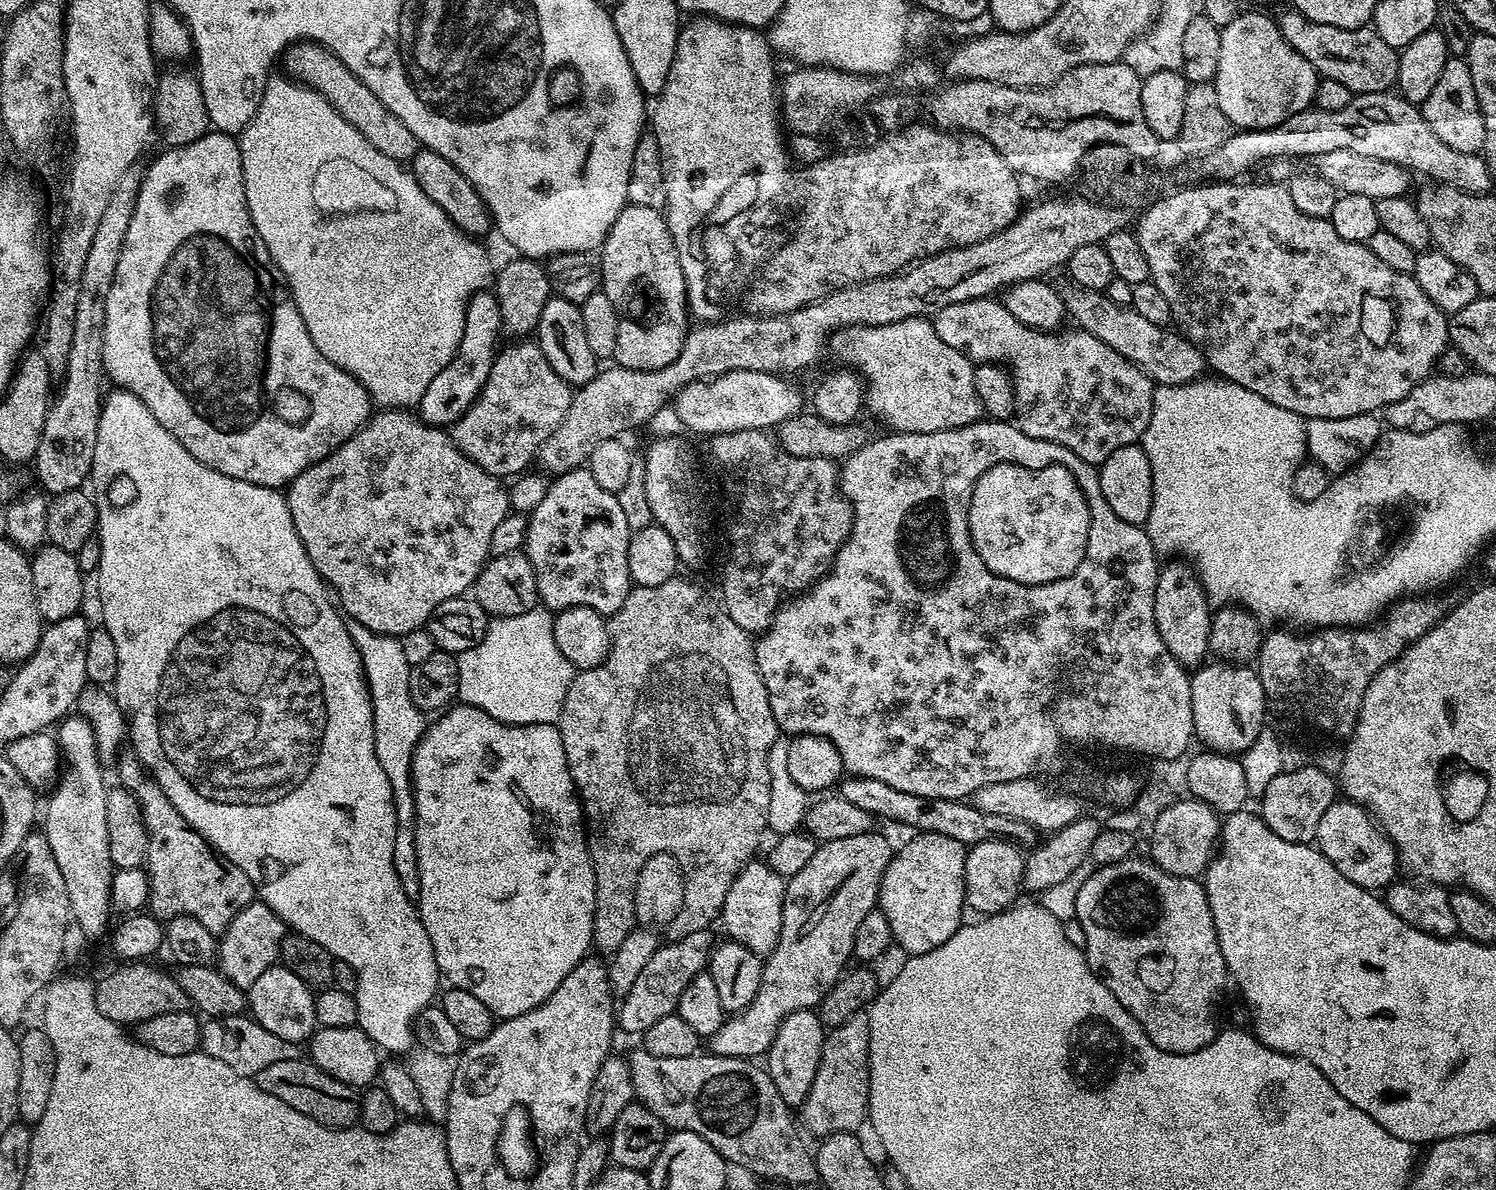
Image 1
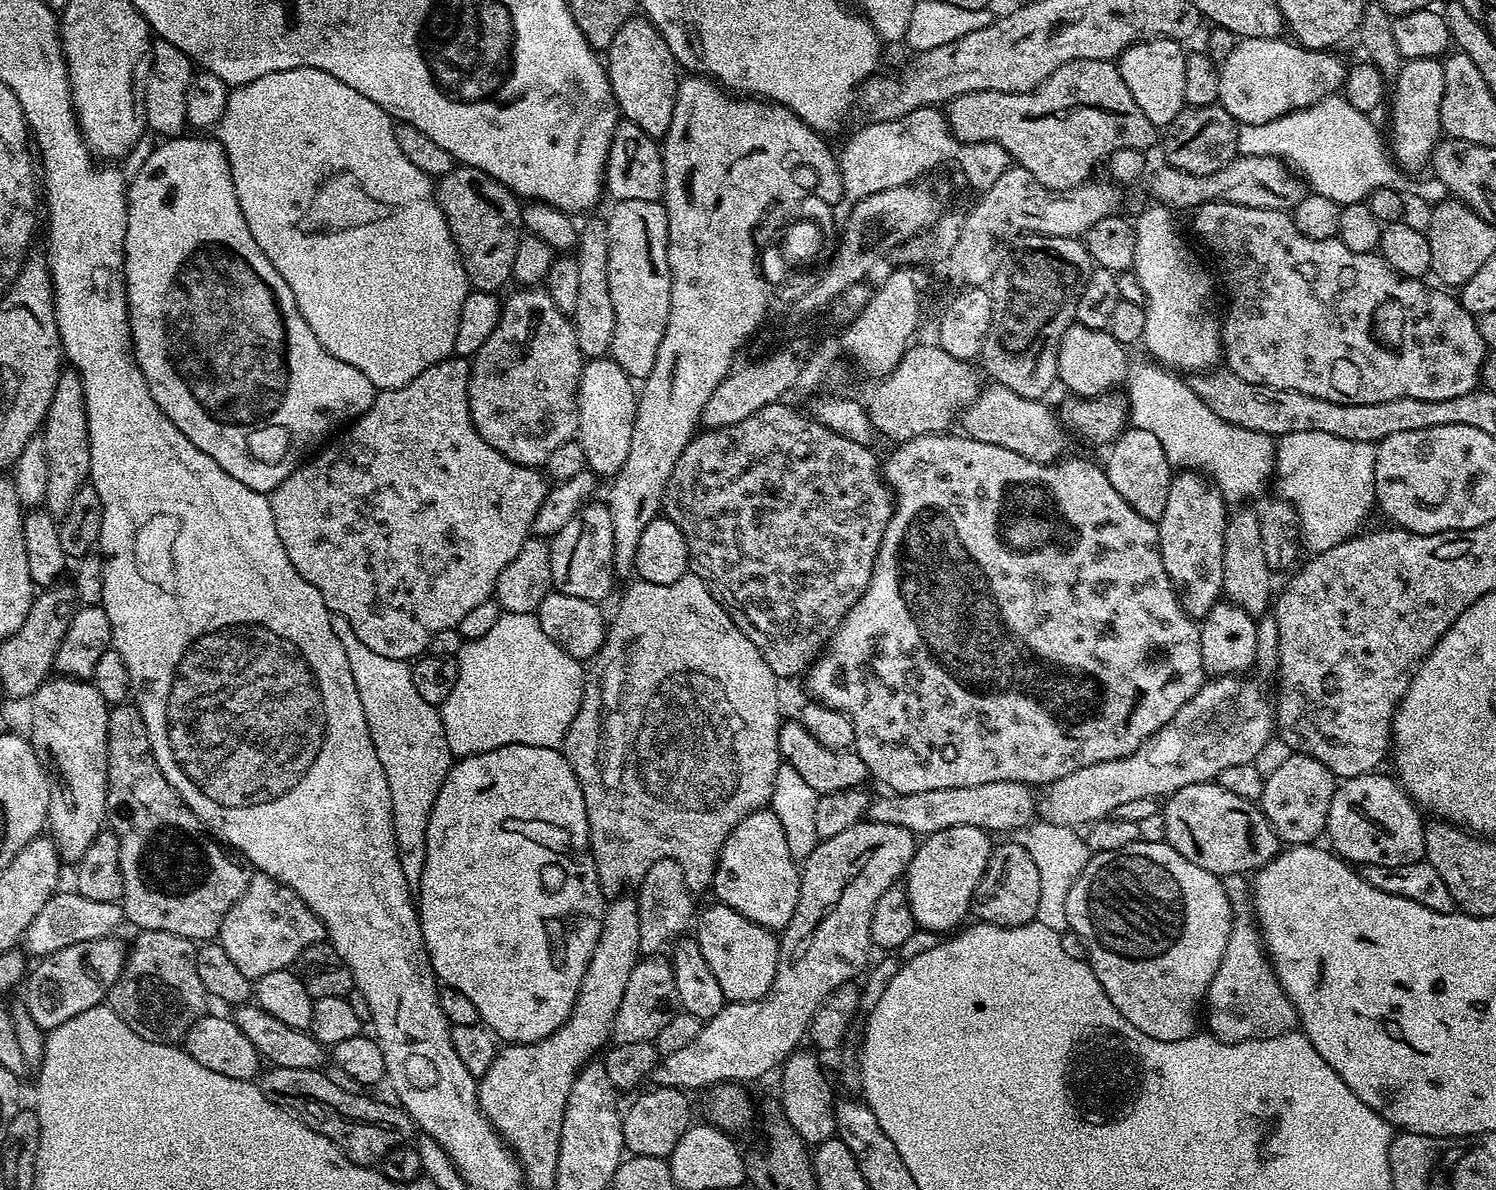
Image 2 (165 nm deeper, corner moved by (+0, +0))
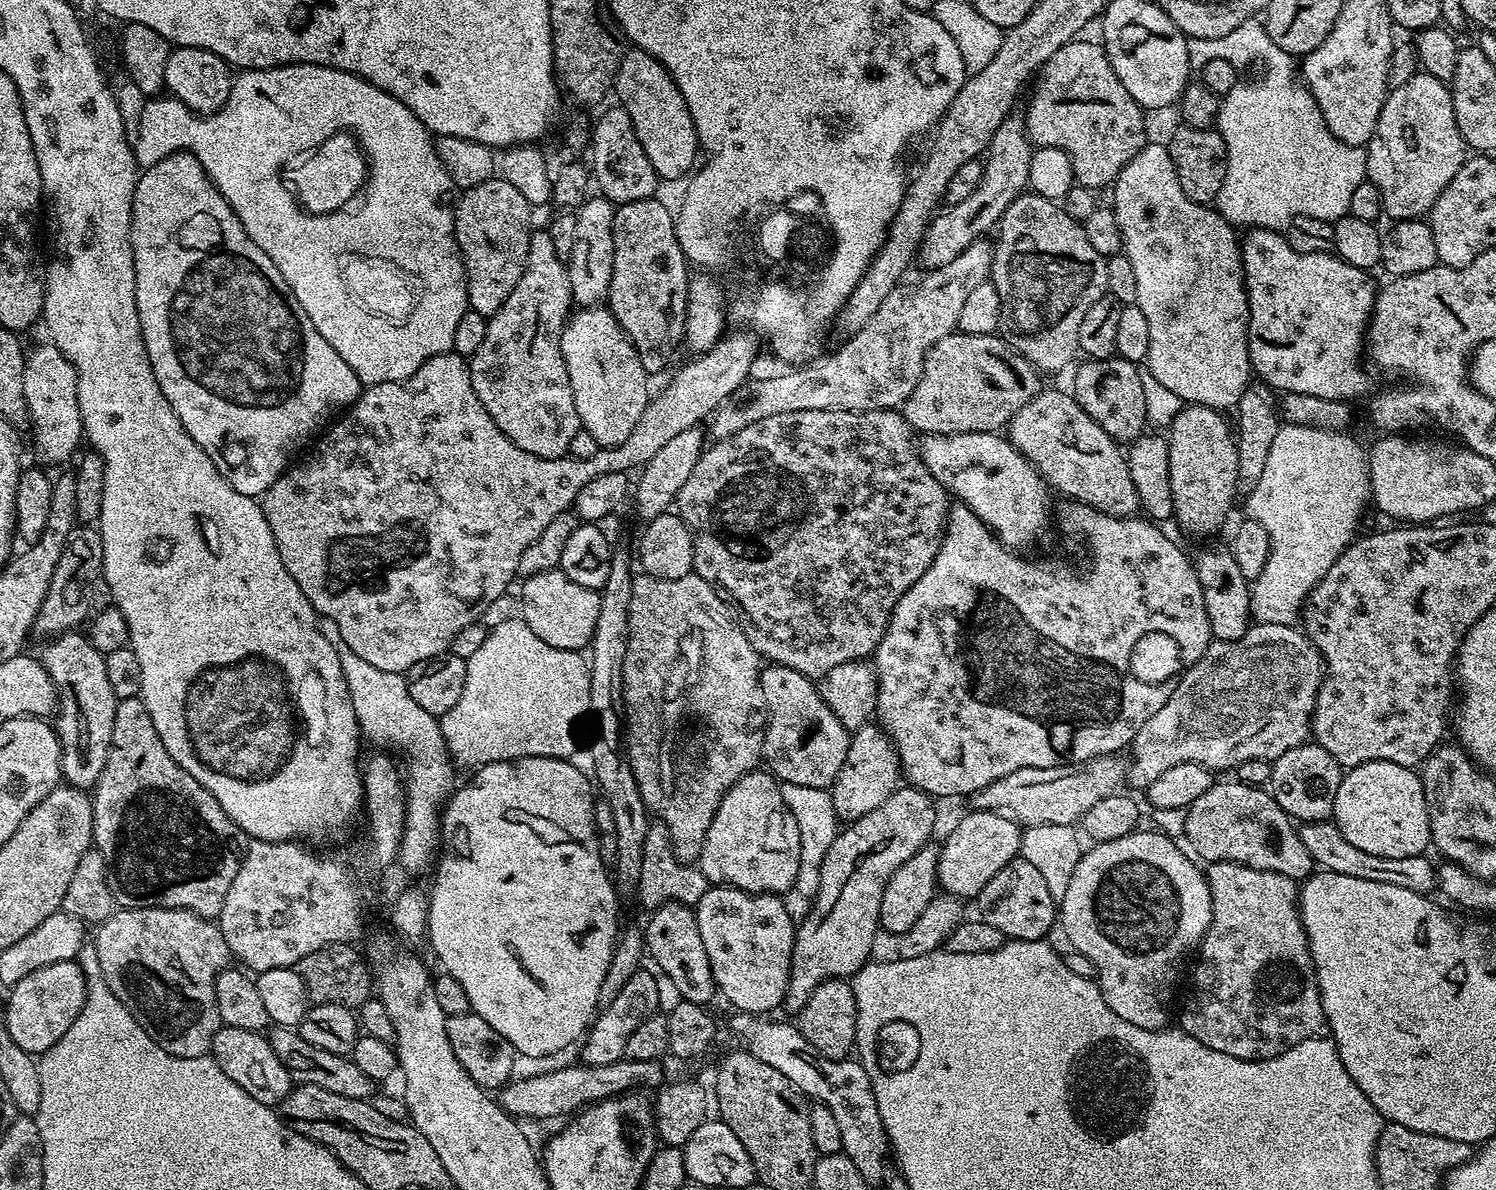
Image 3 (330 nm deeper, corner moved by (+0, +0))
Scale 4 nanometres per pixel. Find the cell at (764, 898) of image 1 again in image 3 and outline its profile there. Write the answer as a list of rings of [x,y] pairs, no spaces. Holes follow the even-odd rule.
[[[767,770],[747,772],[724,795],[706,834],[698,867],[709,885],[741,888],[744,892],[784,894],[798,878],[798,822],[786,806],[777,781]]]

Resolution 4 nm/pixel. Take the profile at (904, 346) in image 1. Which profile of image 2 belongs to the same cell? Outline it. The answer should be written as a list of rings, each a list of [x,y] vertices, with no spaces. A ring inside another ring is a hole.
[[[995,382],[981,387],[980,396],[964,409],[962,413],[963,431],[978,442],[991,442],[994,446],[1006,446],[1006,450],[1014,450],[1026,458],[1040,464],[1057,463],[1065,455],[1064,447],[1070,439],[1069,433],[1055,411],[1047,408],[1044,400],[1022,398],[1022,394],[1014,394],[1006,386]]]

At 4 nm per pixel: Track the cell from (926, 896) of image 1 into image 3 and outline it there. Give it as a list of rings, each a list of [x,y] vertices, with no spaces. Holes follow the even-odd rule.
[[[969,811],[969,816],[964,816],[952,828],[952,833],[945,838],[944,844],[939,845],[940,857],[938,858],[938,870],[936,871],[936,879],[939,887],[943,889],[949,896],[957,898],[975,898],[979,896],[980,891],[986,886],[986,882],[990,882],[990,878],[994,878],[994,874],[998,874],[998,870],[1002,870],[1002,866],[1006,866],[1009,862],[1020,856],[1020,833],[1021,825],[1016,824],[1010,818],[999,816],[993,812],[977,812]]]

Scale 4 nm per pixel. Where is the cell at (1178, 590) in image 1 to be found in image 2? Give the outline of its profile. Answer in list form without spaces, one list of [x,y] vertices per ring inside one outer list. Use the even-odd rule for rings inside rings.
[[[1195,470],[1173,475],[1166,510],[1156,524],[1162,566],[1178,590],[1180,605],[1193,618],[1203,618],[1222,596],[1222,550],[1230,515],[1229,505],[1211,479]]]

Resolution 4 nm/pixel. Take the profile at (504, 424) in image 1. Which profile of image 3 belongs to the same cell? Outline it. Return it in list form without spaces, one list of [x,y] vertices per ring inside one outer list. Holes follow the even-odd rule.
[[[533,231],[526,266],[522,270],[522,278],[518,278],[518,286],[510,290],[510,298],[502,302],[500,309],[488,317],[486,342],[482,342],[482,346],[478,346],[478,350],[468,360],[474,394],[478,394],[478,402],[486,406],[486,414],[494,418],[498,430],[502,430],[502,434],[506,434],[514,446],[547,460],[568,455],[574,434],[582,431],[578,410],[574,406],[570,374],[562,354],[564,325],[568,323],[573,308],[568,269],[565,261],[560,260],[554,250],[551,231]]]

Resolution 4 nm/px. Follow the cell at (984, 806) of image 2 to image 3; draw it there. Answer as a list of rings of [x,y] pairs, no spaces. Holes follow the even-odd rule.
[[[1123,755],[1096,756],[1093,760],[1084,760],[1080,764],[1063,764],[1053,768],[1023,768],[982,786],[982,790],[973,792],[971,807],[977,812],[993,812],[1010,818],[1016,824],[1030,826],[1066,826],[1083,821],[1086,810],[1102,798],[1115,796],[1121,791],[1120,783],[1126,780],[1126,760]]]

